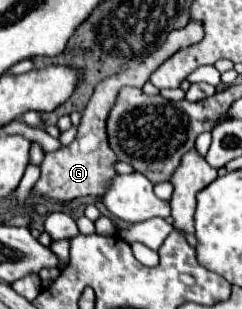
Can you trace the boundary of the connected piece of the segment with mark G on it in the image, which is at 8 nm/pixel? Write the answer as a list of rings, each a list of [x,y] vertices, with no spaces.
[[[198,20],[188,22],[184,28],[172,30],[168,34],[166,42],[156,52],[152,52],[146,60],[142,60],[138,66],[126,68],[120,74],[102,80],[96,86],[92,98],[90,98],[90,102],[84,110],[84,116],[82,116],[82,122],[80,122],[80,128],[78,128],[78,134],[76,134],[74,142],[70,146],[66,146],[64,150],[60,148],[56,152],[46,154],[46,158],[42,162],[42,176],[36,182],[36,186],[32,188],[32,198],[38,200],[40,196],[48,196],[52,202],[64,202],[64,200],[74,200],[74,198],[82,198],[82,196],[102,196],[108,190],[110,182],[118,176],[118,172],[114,170],[114,164],[118,162],[118,158],[116,158],[114,150],[108,144],[108,134],[106,134],[106,120],[108,120],[108,114],[110,114],[110,110],[112,110],[112,106],[118,98],[118,92],[124,86],[142,88],[144,82],[150,78],[150,74],[162,62],[166,62],[178,50],[198,44],[202,38],[204,38],[204,24],[198,22]]]

